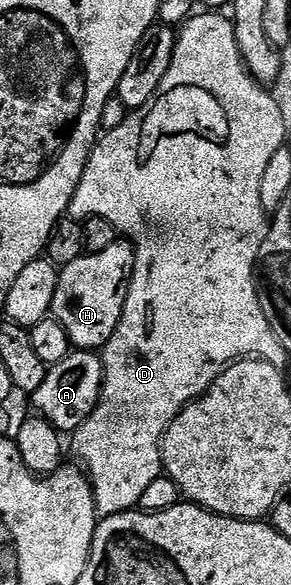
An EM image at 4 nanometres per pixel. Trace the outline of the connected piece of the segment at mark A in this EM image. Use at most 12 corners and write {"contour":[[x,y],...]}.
{"contour":[[73,350],[31,392],[61,433],[94,413],[104,388],[97,352]]}

